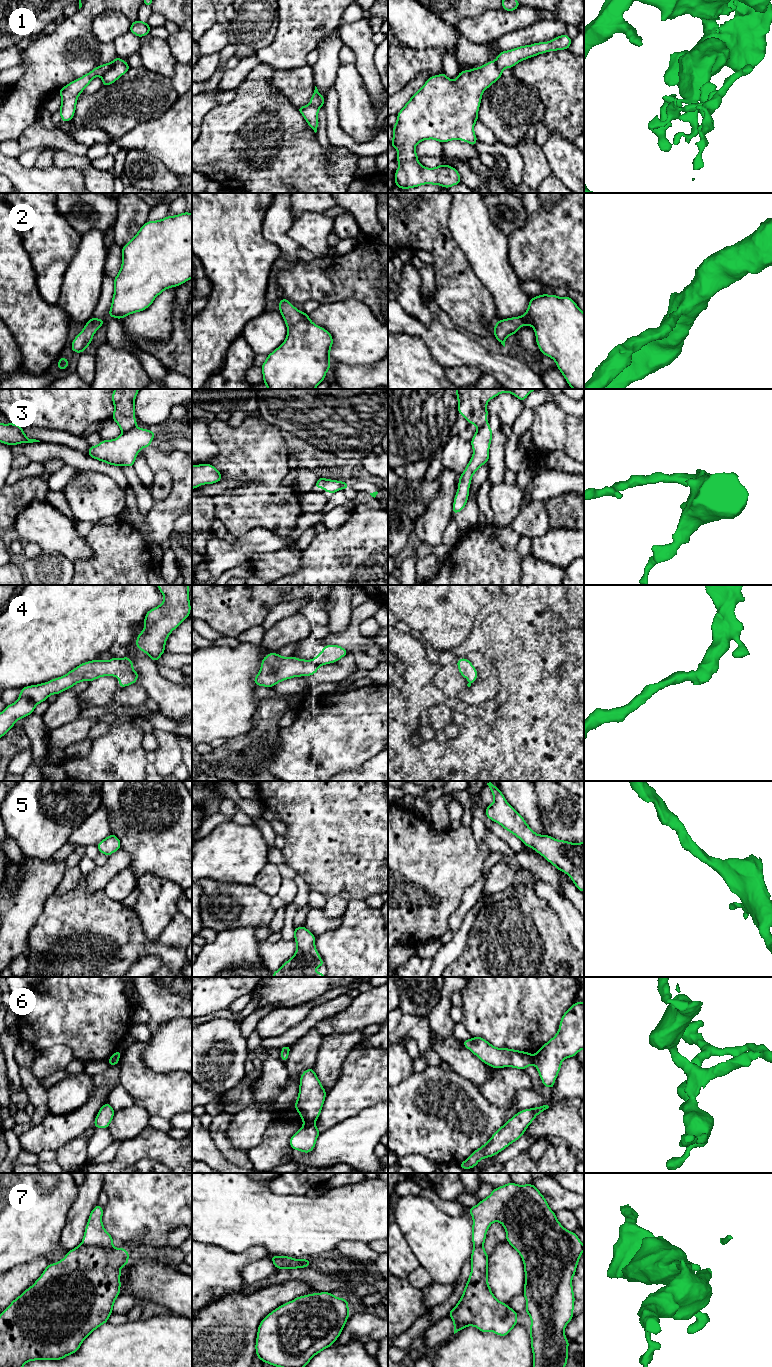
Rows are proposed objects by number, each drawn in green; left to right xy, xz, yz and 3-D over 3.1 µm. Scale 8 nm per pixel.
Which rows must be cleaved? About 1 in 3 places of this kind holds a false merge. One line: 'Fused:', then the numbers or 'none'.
Fused: 1, 3, 6, 7

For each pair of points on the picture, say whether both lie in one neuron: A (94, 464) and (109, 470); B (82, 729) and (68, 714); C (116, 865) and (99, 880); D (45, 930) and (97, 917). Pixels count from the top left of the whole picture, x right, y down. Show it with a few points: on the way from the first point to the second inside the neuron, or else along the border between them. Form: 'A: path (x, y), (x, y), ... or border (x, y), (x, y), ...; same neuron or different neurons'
A: path (98, 466), (105, 468); same neuron
B: border (81, 717), (51, 729); different neurons
C: path (112, 867), (103, 876); same neuron
D: path (58, 930), (67, 930), (70, 927), (84, 927); same neuron

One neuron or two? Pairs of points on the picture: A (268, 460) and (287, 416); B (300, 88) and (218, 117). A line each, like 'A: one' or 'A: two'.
A: two
B: two

